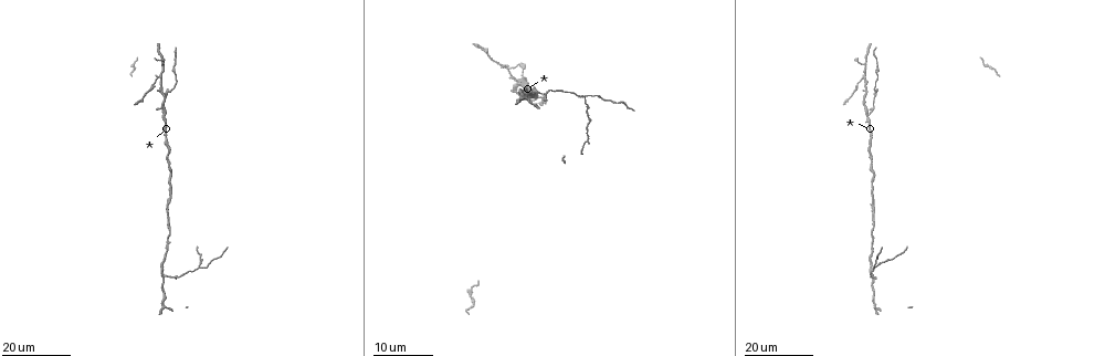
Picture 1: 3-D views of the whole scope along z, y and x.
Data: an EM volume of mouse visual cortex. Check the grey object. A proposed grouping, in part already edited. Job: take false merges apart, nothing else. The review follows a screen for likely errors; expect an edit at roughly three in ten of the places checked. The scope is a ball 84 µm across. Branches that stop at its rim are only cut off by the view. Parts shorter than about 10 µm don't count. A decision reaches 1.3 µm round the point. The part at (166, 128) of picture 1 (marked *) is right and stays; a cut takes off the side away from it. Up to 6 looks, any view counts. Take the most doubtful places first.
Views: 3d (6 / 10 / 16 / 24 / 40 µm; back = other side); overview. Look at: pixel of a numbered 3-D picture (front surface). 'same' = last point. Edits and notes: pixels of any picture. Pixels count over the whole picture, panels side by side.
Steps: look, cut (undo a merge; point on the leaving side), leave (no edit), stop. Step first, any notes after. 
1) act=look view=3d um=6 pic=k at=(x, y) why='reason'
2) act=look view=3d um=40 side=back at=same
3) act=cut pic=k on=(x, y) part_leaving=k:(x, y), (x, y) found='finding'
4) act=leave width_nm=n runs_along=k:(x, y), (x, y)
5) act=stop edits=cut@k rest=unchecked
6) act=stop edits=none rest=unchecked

act=look view=3d um=24 pic=1 at=(161, 77) why='four arms meet'

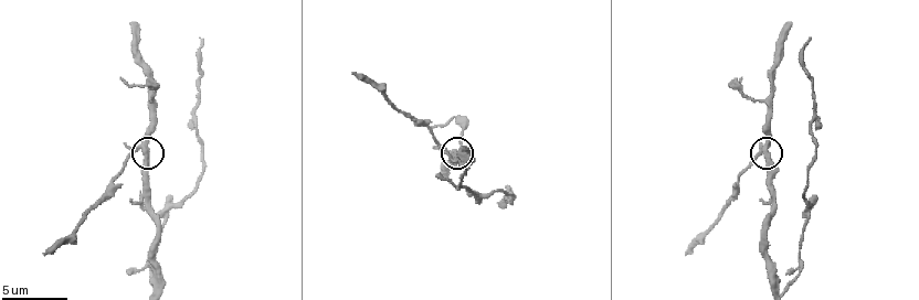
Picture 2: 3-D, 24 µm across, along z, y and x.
act=look view=3d um=6 pic=2 at=(141, 149) why='zoom in'

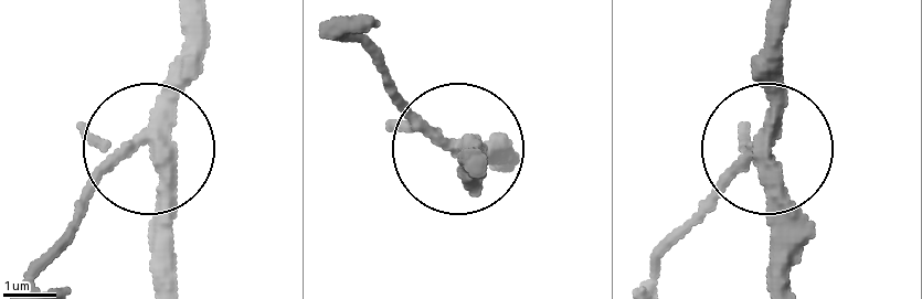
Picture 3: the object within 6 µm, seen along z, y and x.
act=look view=3d um=6 side=back pic=3 at=(447, 143)

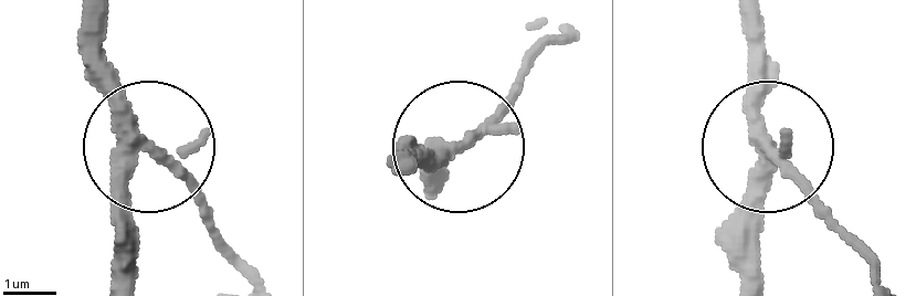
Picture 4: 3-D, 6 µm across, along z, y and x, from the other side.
act=leave arms=4 runs_along=4:(114, 272), (114, 205), (145, 140), (92, 39) found='continuous, no second neuron'

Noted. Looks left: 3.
act=look view=3d um=16 pic=1 at=(164, 276) why='three-way junction'

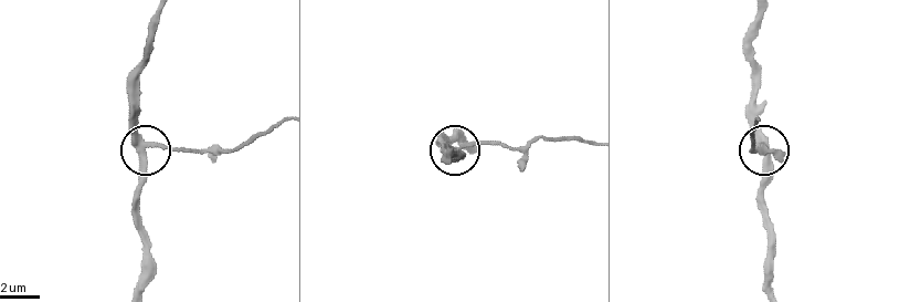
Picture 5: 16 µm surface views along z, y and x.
act=look view=3d um=6 pic=5 at=(151, 147)

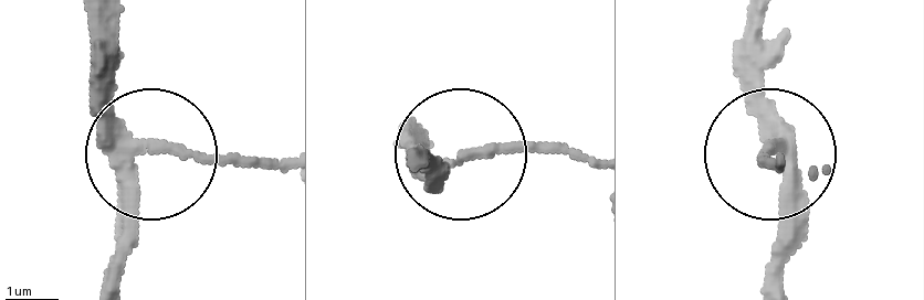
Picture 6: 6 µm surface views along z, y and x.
act=cut pic=6 on=(209, 160) arms=3 part_leaving=6:(145, 143), (285, 157) found='two neurons meet here'

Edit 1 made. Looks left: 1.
act=stop edits=cut@6 rest=unchecked

